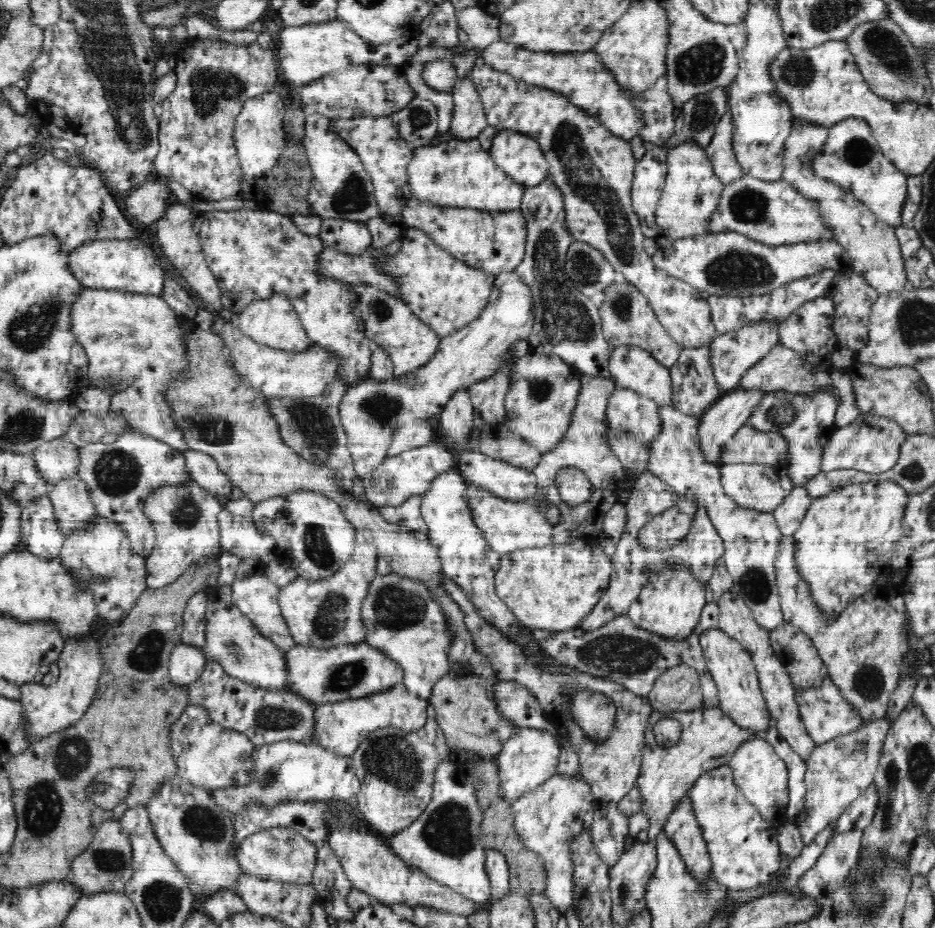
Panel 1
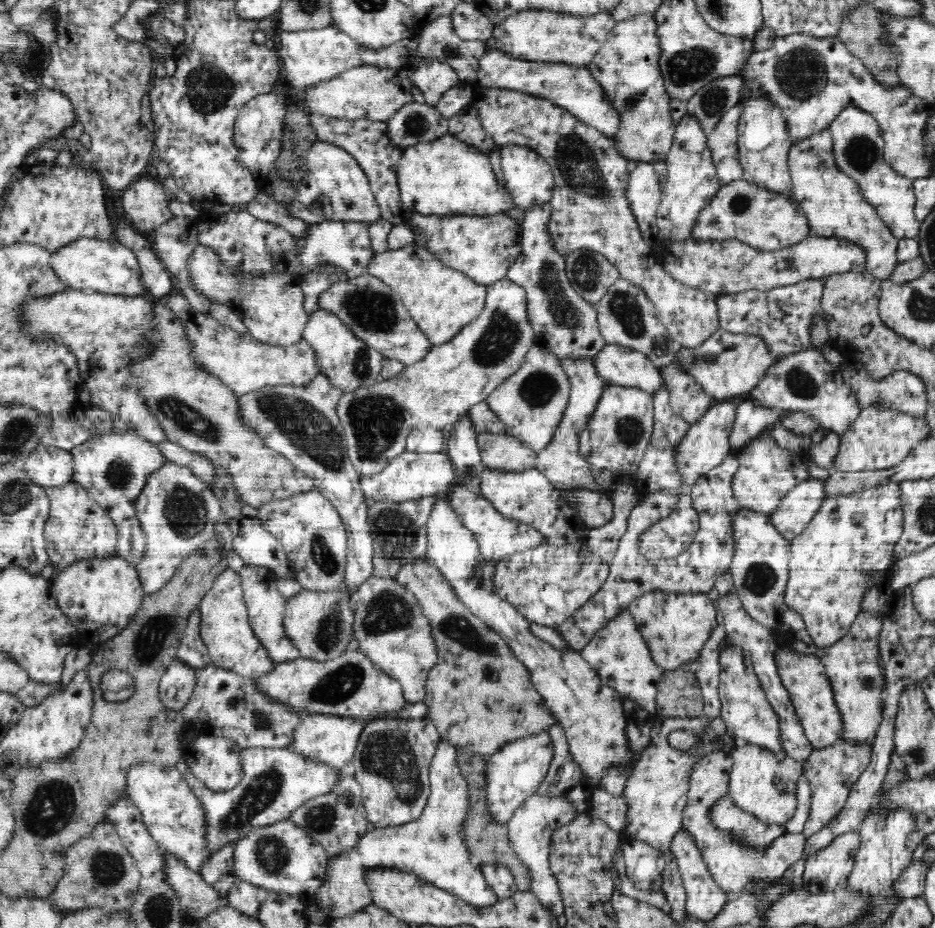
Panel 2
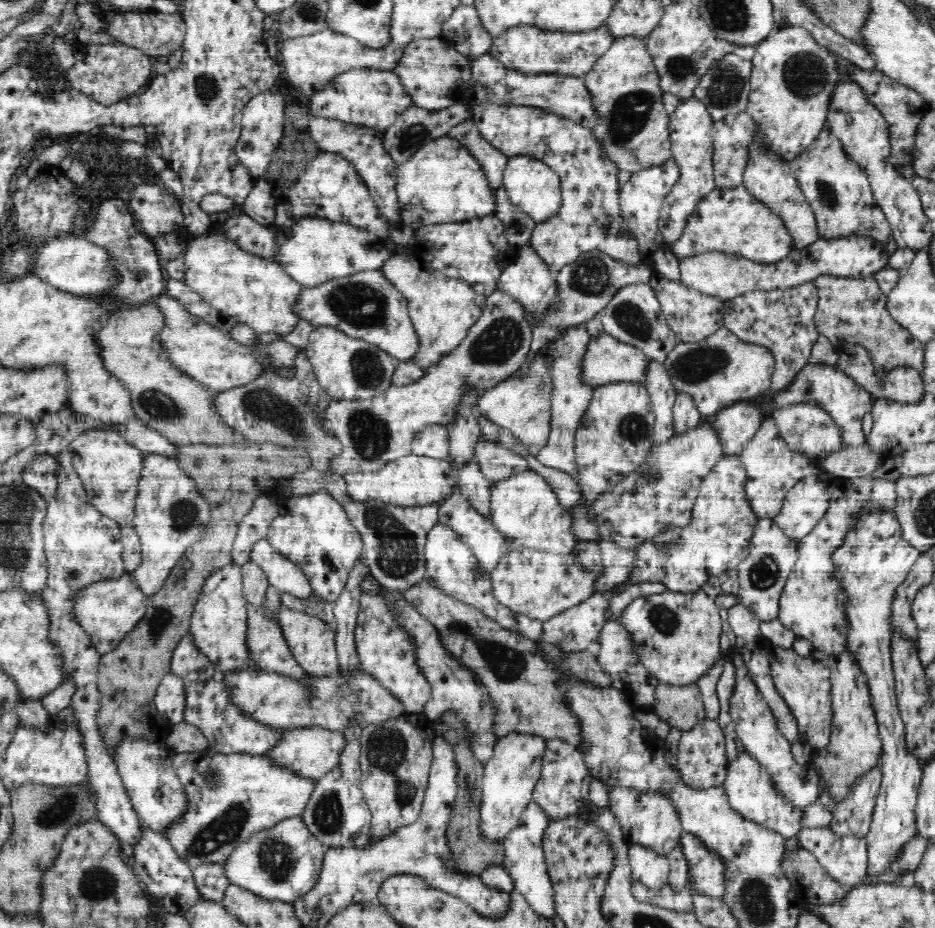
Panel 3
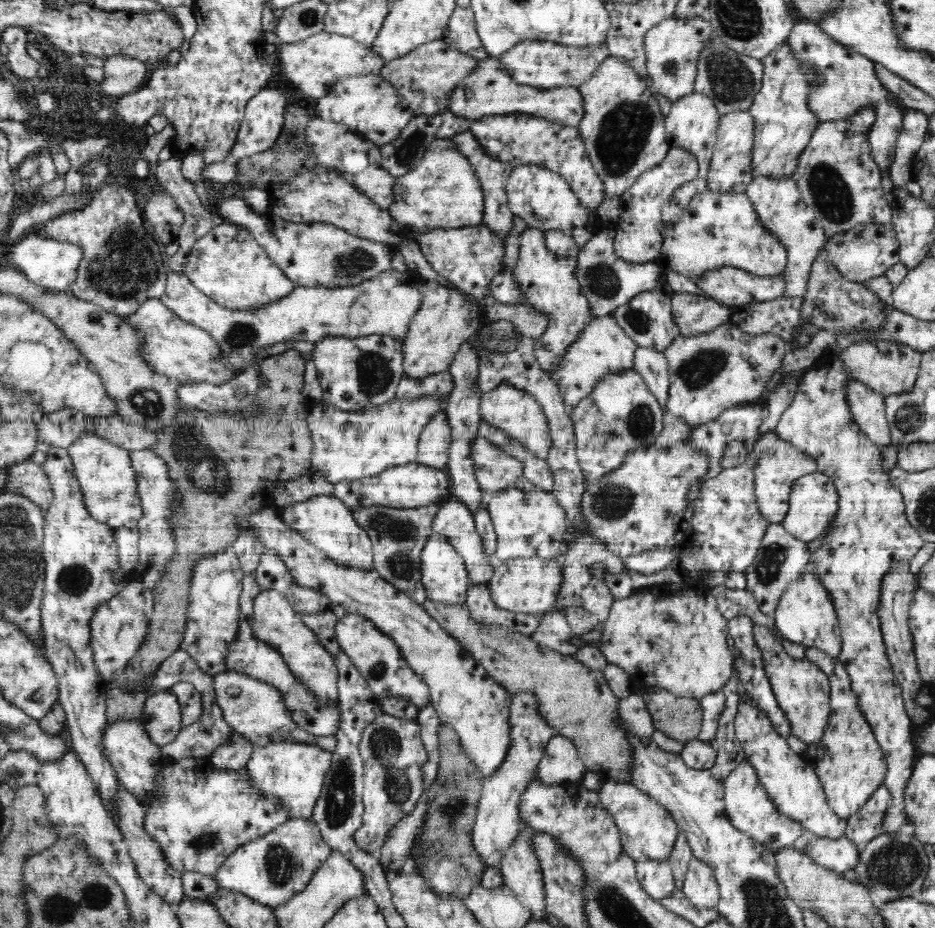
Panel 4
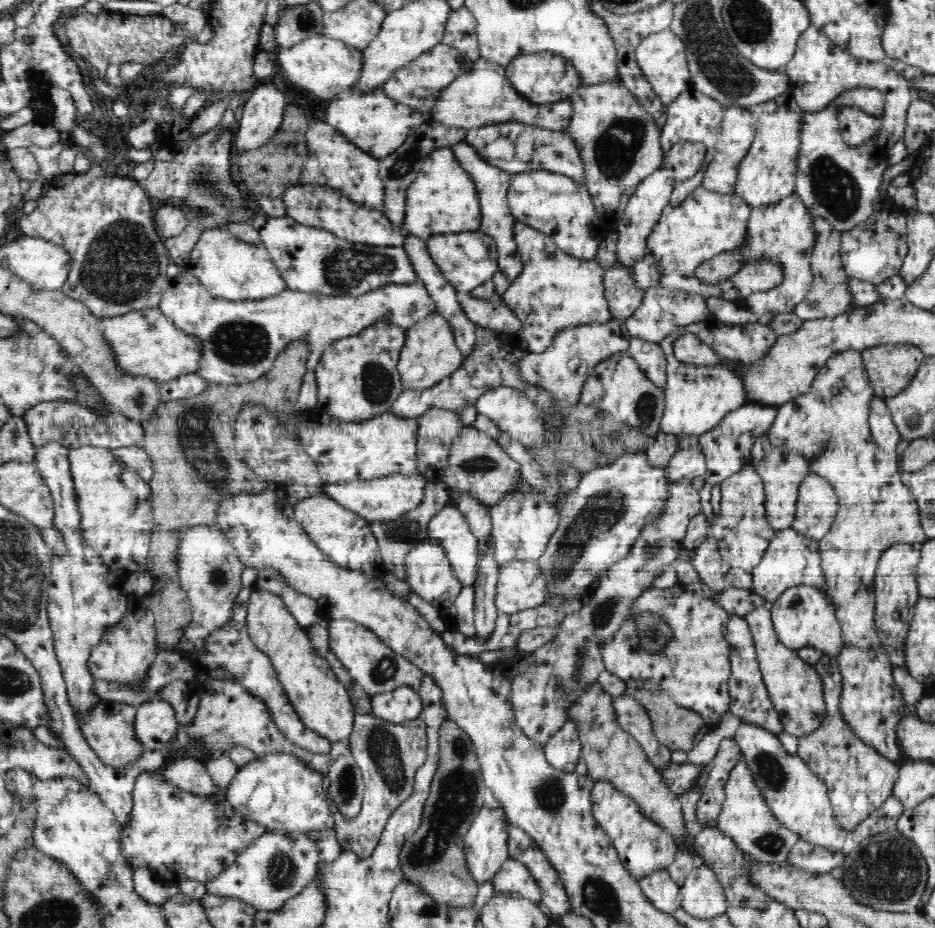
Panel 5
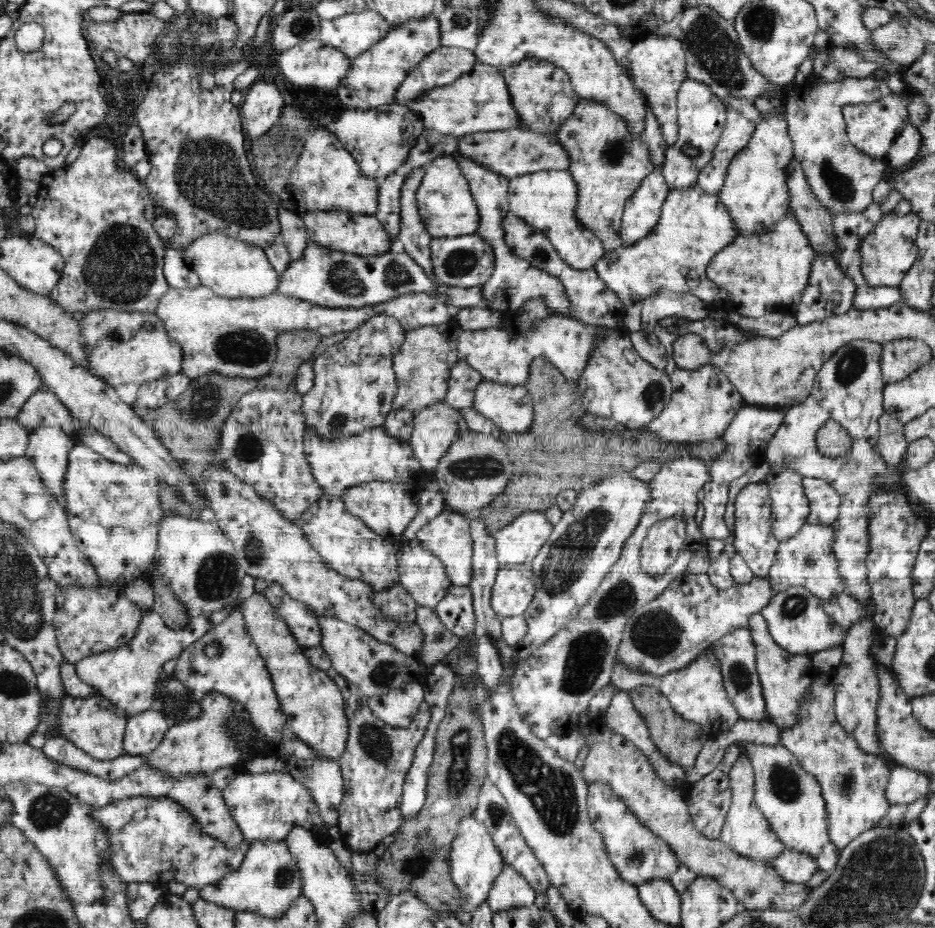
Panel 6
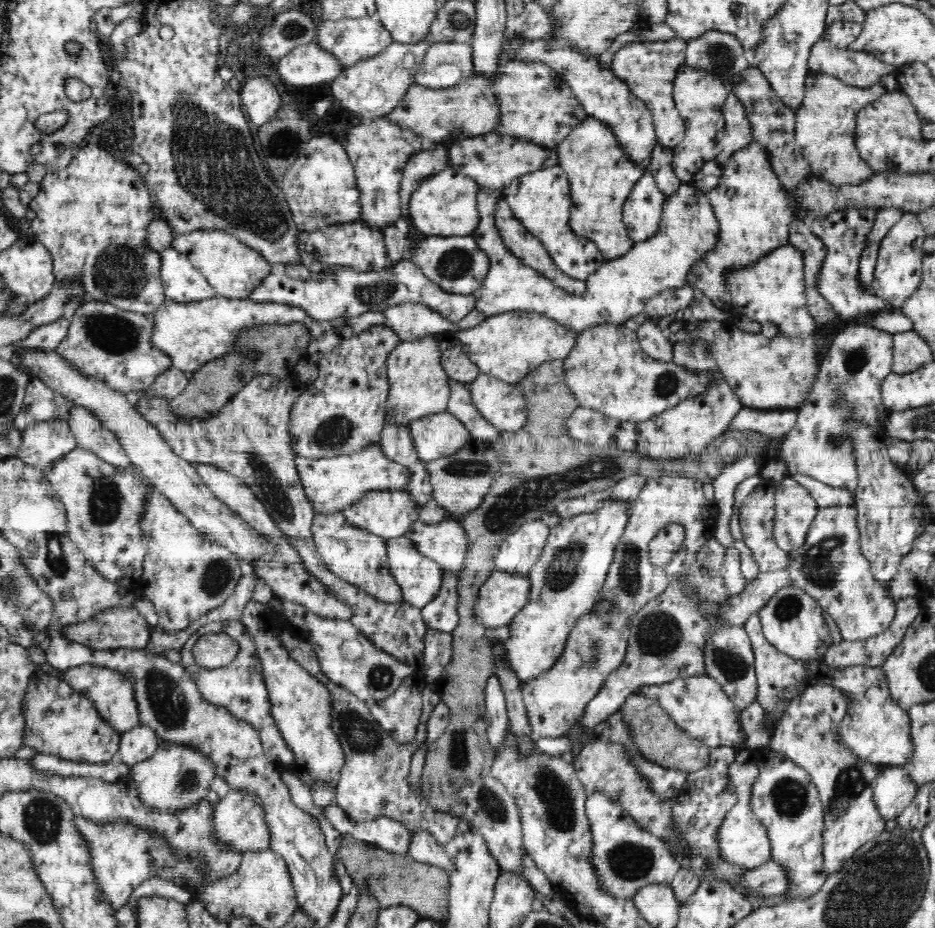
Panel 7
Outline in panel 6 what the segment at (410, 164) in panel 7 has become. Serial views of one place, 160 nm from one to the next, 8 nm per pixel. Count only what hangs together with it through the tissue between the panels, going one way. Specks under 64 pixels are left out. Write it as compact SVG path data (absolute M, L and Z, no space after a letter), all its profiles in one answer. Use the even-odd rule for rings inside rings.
M416 168L402 186L400 194L401 226L398 239L402 242L402 246L410 258L424 269L429 278L436 280L430 256L432 237L420 219L416 201L416 192L418 186L422 184L422 178L424 178L424 168Z

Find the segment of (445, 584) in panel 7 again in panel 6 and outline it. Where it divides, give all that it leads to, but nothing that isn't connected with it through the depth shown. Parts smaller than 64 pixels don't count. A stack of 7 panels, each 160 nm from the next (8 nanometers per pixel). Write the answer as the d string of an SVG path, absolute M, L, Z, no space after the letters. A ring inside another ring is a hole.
M451 584L446 596L434 608L435 613L448 630L460 639L466 639L476 632L476 615L474 615L473 596L469 587Z

